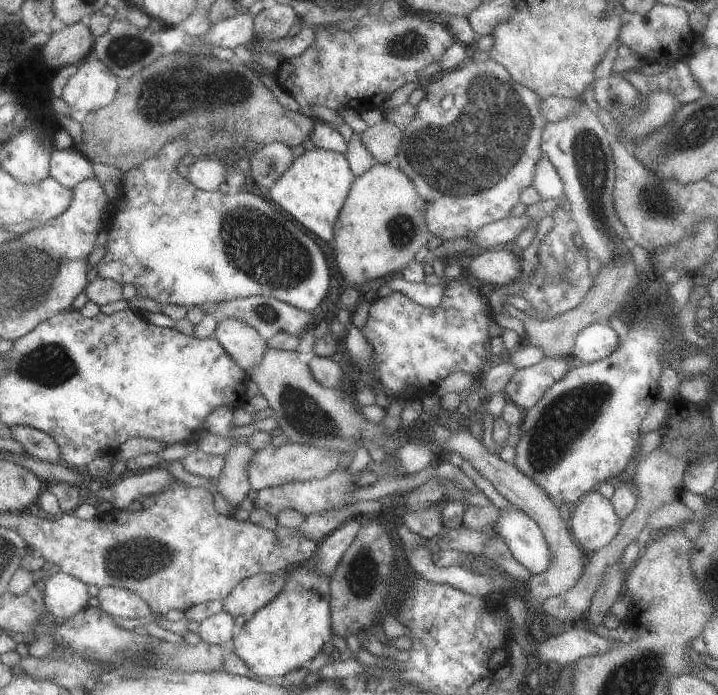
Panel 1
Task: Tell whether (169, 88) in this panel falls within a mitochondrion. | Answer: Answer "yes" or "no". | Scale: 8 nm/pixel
yes

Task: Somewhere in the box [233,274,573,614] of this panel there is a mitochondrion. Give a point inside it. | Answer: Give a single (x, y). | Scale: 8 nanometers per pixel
(303, 411)

